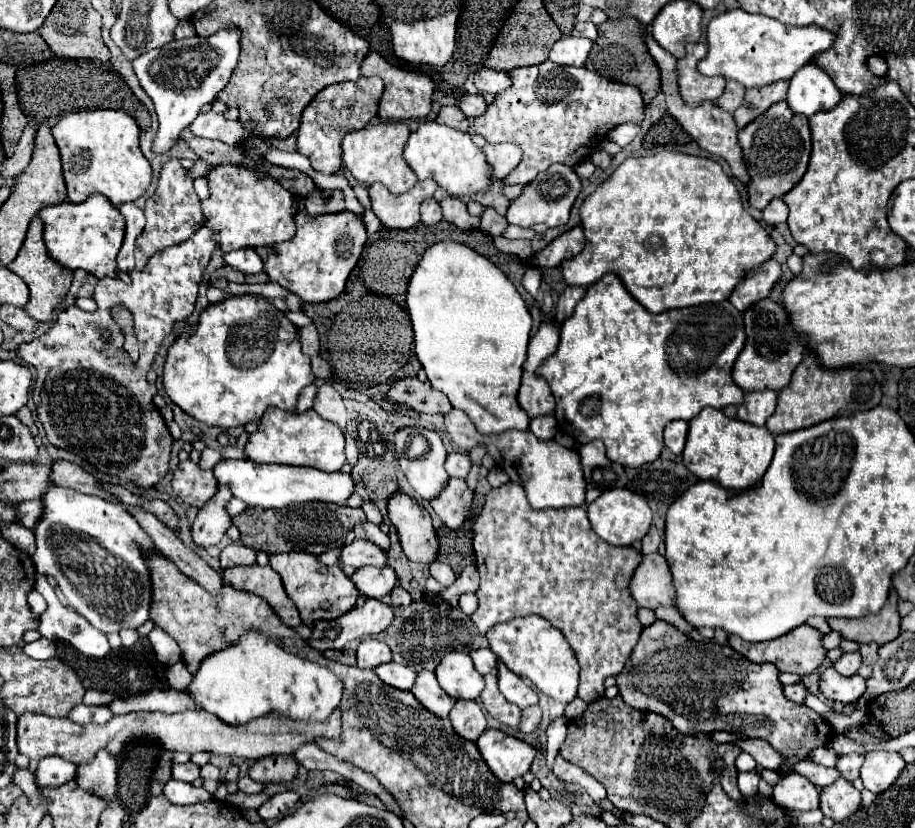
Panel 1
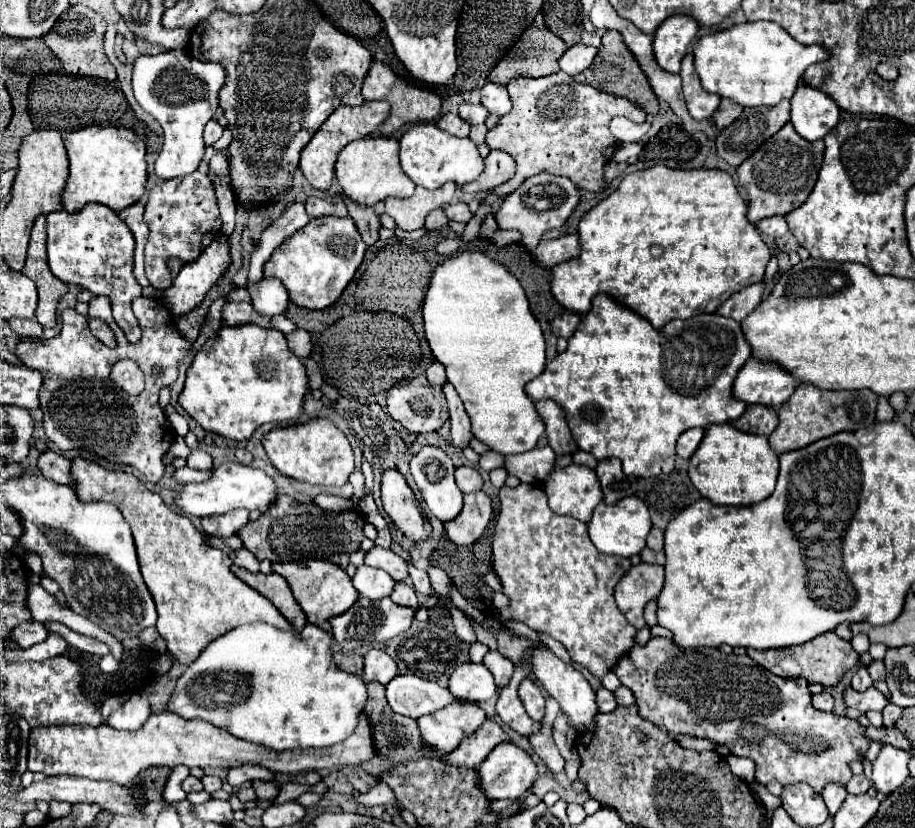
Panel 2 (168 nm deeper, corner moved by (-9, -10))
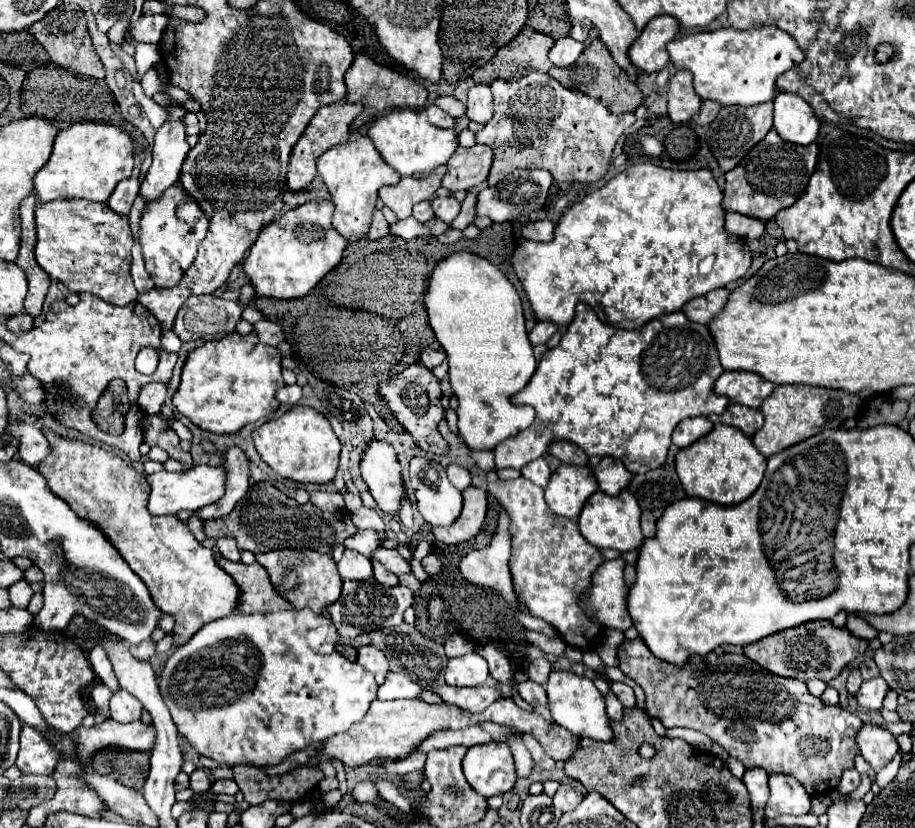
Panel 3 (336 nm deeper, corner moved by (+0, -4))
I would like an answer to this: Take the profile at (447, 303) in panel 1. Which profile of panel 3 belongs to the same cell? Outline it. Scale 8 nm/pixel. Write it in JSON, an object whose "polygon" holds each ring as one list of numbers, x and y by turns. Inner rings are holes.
{"polygon":[[467,251,453,253,451,257,437,263,429,281,425,305,429,325,449,357,451,387,459,399,457,429,465,445,473,451,495,449,495,445,499,445,501,441,515,437,517,433,527,429,535,419,535,411,529,405,513,405,511,397,529,383,537,363,533,357,533,347,527,337,521,299,515,287,509,283,509,279,483,257,477,257]]}

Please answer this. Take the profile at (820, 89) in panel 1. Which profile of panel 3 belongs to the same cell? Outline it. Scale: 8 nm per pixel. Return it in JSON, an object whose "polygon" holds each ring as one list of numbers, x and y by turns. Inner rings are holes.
{"polygon":[[779,93,773,105,773,129,781,139,795,145,809,145,815,141,821,123,817,123,809,103,803,103,799,95]]}

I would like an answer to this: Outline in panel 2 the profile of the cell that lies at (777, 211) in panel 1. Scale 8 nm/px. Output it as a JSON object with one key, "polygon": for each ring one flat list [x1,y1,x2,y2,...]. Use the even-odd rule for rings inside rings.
{"polygon":[[770,217,766,221,758,221,756,227,758,227,758,231,762,231,764,235,774,237,774,239,788,233,788,223,784,217]]}

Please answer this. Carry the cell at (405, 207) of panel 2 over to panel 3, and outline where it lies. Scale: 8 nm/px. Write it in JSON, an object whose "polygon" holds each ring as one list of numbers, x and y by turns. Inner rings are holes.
{"polygon":[[437,167,429,177,401,177,397,185,385,185,379,189,379,197,387,207,391,207,399,219,407,219,411,215,411,207,421,201,429,201,435,197,435,191,441,187,441,179,447,167]]}

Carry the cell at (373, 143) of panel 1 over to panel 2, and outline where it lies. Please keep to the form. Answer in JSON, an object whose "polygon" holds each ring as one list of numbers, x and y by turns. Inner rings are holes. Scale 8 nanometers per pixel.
{"polygon":[[362,137,354,143,348,143,338,155,336,179,342,193,366,207,372,207,390,195,410,197,416,189,414,181,410,181,400,167,400,143,394,137]]}

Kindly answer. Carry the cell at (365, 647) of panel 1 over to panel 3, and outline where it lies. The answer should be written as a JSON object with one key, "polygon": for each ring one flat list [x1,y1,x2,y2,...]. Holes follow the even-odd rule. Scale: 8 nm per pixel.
{"polygon":[[365,645,365,647,359,647,359,659,357,659,367,671,373,673,375,681,381,685,385,681,385,675,389,673,389,663,385,659,385,655,373,647,373,645]]}

